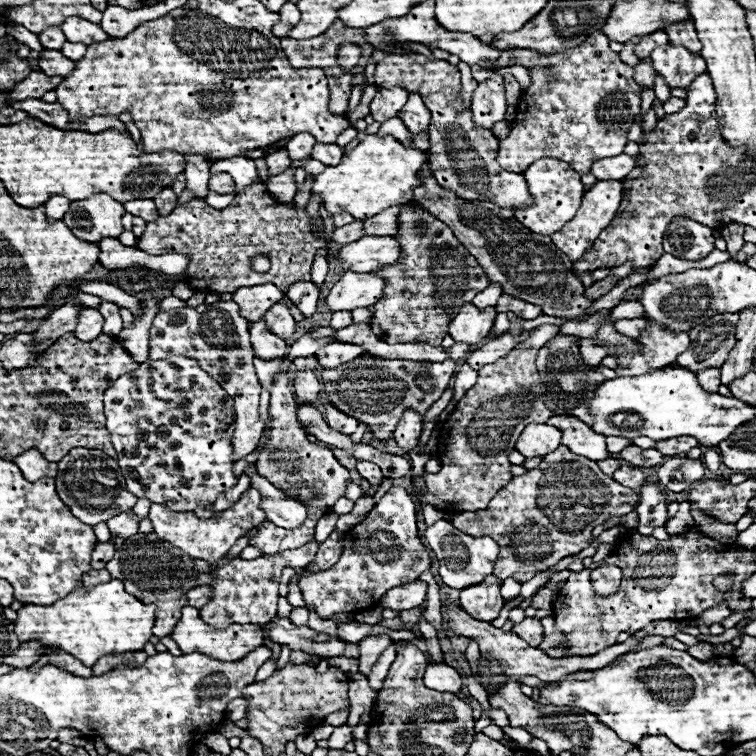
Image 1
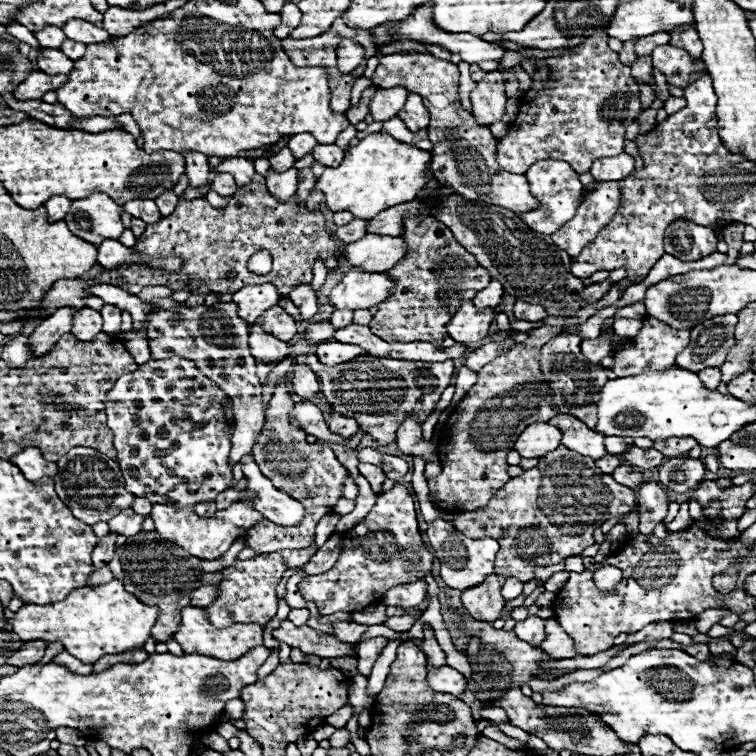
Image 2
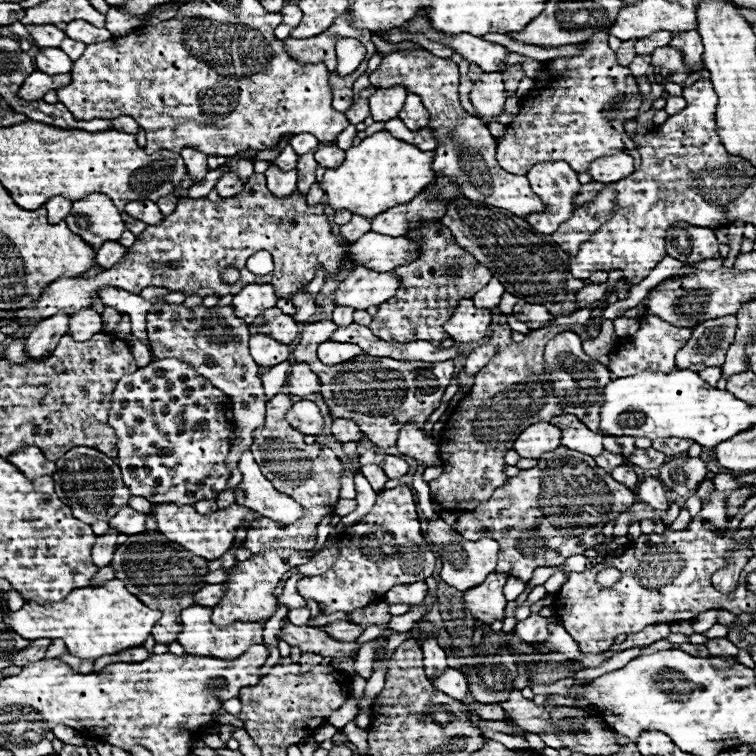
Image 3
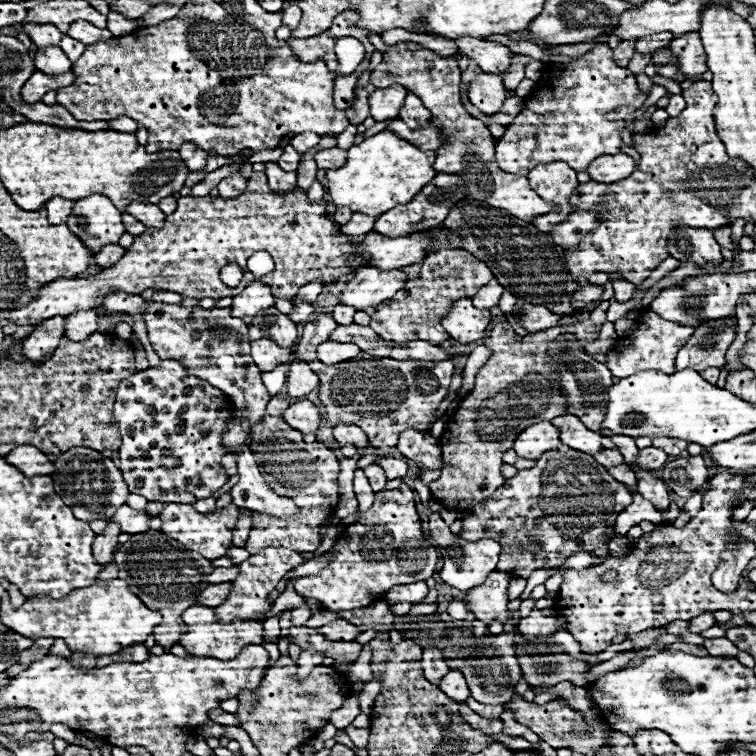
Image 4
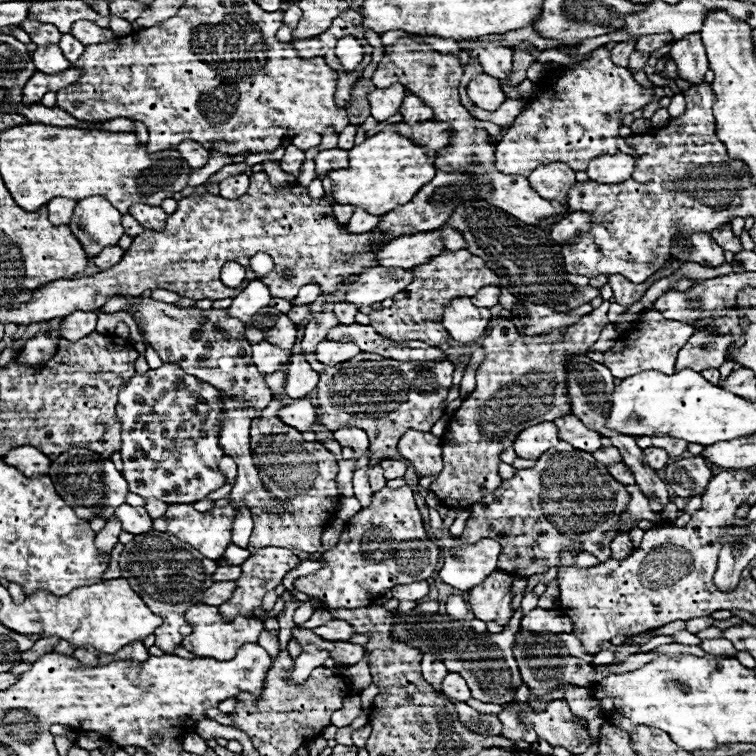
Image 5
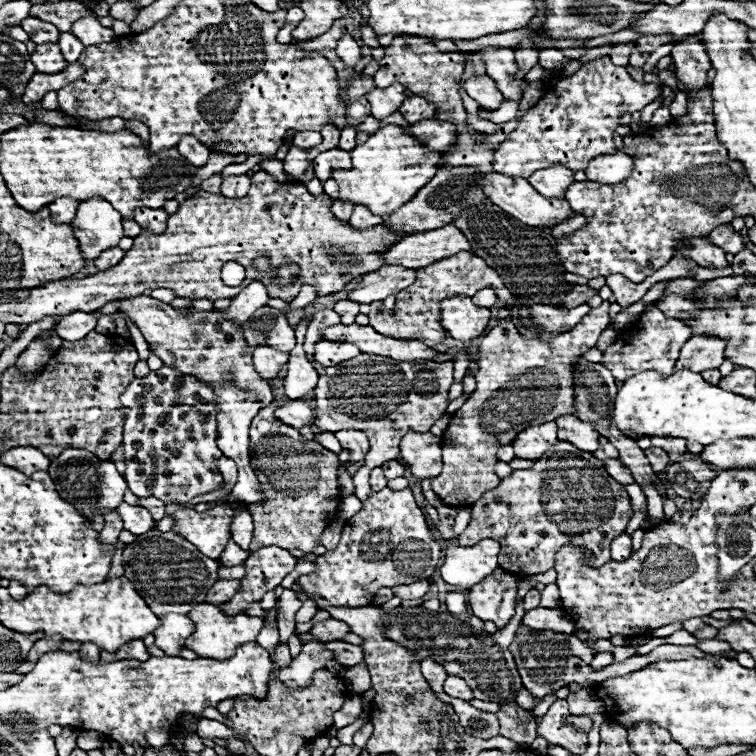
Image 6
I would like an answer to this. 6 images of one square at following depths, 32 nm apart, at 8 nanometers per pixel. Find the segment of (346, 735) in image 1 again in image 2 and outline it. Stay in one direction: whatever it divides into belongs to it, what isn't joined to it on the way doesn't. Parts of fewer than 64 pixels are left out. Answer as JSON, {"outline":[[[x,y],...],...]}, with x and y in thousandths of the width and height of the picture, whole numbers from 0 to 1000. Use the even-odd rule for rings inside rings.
{"outline":[[[456,962],[446,963],[443,970],[435,978],[437,985],[440,989],[456,988],[462,980],[463,972]]]}

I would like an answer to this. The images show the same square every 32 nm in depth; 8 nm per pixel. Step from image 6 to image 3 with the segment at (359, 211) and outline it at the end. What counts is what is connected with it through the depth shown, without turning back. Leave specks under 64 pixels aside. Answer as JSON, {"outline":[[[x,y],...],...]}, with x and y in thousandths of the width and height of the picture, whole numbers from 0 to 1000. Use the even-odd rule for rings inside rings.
{"outline":[[[468,286],[466,294],[450,299],[447,312],[463,323],[463,320],[471,320],[476,312],[481,312],[487,304],[489,304],[489,288],[471,288]]]}

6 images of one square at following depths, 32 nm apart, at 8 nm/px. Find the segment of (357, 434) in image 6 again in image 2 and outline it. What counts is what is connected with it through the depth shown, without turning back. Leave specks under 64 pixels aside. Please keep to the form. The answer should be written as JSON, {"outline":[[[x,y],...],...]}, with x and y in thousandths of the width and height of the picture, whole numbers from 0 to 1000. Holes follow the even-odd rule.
{"outline":[[[437,540],[437,550],[434,550],[434,563],[439,571],[455,577],[455,579],[466,579],[474,569],[474,558],[468,558],[466,553],[458,553],[458,550],[450,550],[444,548],[439,540]]]}

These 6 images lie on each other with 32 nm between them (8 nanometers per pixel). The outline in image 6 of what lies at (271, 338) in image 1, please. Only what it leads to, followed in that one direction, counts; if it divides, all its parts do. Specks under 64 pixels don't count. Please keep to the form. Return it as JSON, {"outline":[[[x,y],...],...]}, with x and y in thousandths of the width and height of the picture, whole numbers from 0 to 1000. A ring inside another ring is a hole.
{"outline":[[[344,455],[336,460],[333,476],[336,476],[339,489],[349,497],[349,503],[354,503],[354,500],[362,500],[373,489],[370,484],[381,479],[381,471],[384,471],[381,466],[370,466],[354,455]]]}

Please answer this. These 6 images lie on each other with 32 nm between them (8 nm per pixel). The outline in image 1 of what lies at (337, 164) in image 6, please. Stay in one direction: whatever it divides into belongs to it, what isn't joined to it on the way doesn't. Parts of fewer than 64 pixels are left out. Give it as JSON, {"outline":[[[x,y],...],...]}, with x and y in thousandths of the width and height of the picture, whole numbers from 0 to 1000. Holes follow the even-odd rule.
{"outline":[[[418,188],[415,198],[413,198],[413,209],[423,212],[429,220],[444,220],[444,214],[452,212],[452,196],[447,190],[426,190]]]}

